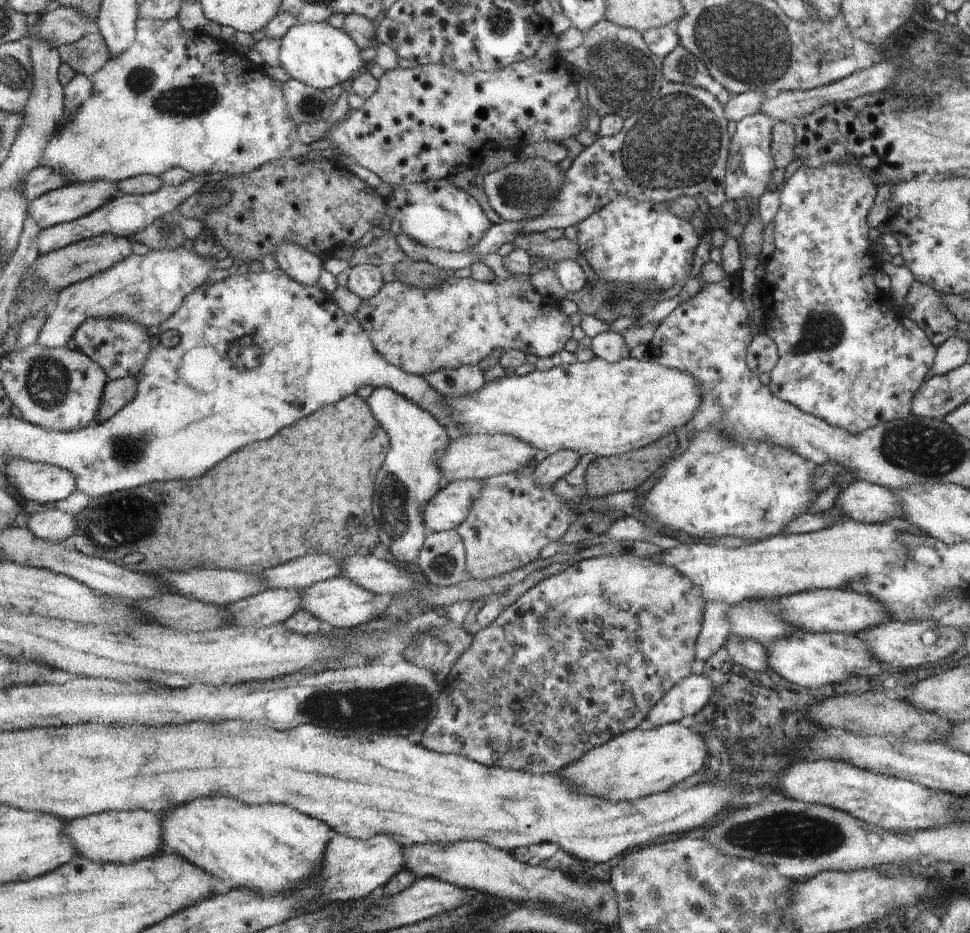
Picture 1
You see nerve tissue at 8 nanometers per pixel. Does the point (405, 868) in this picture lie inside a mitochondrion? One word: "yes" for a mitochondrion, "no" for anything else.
no

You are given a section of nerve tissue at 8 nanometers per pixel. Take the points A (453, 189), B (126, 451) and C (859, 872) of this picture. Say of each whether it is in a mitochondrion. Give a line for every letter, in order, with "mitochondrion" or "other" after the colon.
A: other
B: mitochondrion
C: other

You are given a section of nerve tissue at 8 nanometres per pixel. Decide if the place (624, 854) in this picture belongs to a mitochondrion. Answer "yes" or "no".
no

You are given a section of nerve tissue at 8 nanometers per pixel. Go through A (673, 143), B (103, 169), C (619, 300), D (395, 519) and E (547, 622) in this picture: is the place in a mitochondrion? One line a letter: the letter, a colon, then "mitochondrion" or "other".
A: mitochondrion
B: other
C: mitochondrion
D: mitochondrion
E: mitochondrion

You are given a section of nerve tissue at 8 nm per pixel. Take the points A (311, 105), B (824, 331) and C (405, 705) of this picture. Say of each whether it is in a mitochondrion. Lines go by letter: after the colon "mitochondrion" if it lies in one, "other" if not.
A: mitochondrion
B: mitochondrion
C: mitochondrion

